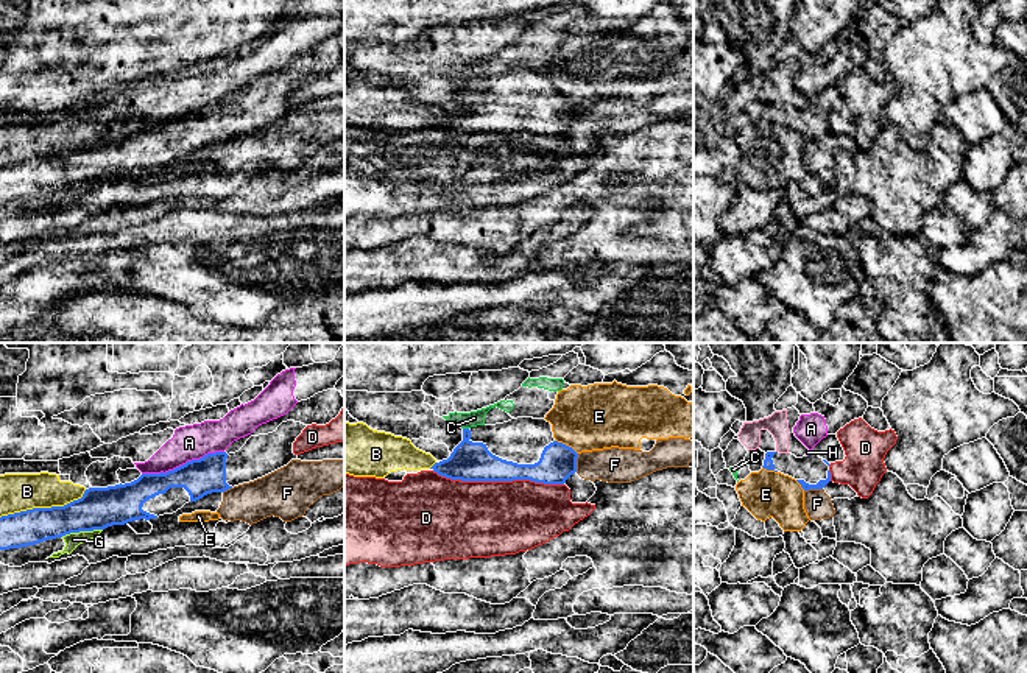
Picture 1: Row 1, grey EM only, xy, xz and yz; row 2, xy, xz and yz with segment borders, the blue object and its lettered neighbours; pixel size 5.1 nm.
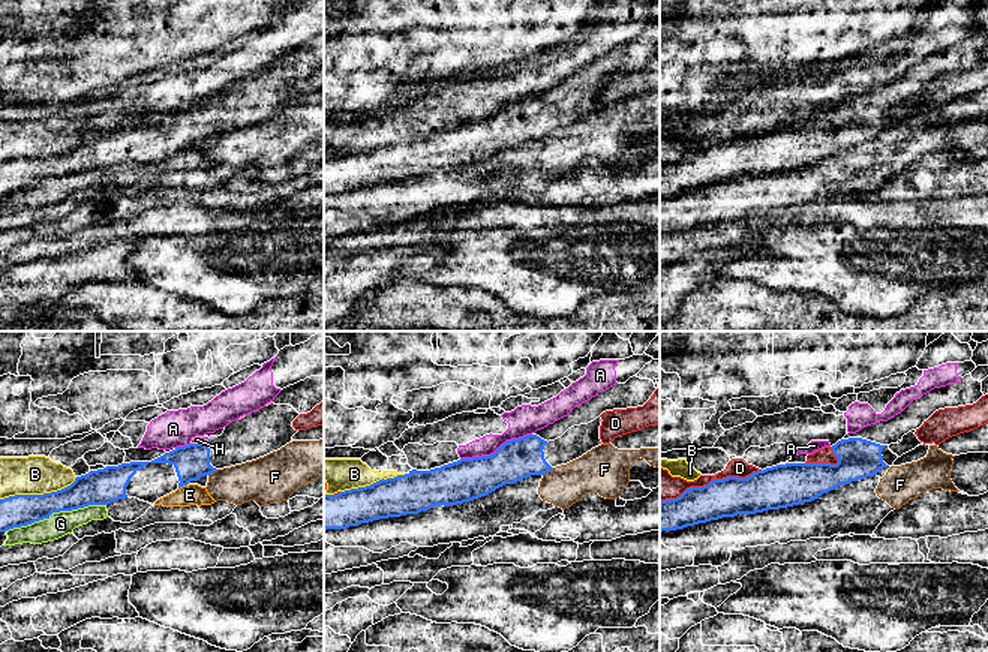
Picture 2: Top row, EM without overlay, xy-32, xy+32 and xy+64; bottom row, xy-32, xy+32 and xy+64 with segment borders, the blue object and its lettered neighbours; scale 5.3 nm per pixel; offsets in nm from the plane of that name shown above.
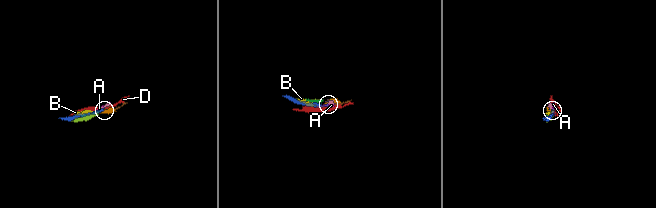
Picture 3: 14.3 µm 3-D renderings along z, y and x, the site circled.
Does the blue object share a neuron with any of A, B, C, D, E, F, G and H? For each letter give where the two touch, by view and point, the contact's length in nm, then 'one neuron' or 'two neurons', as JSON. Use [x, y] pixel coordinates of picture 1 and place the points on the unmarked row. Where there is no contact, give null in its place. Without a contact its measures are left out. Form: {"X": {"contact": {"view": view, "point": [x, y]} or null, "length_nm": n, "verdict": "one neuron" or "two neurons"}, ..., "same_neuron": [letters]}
{"A": {"contact": {"view": "xy", "point": [183, 116]}, "length_nm": 440, "verdict": "two neurons"}, "B": {"contact": {"view": "xy", "point": [44, 159]}, "length_nm": 480, "verdict": "two neurons"}, "C": {"contact": {"view": "xz", "point": [466, 80]}, "length_nm": 30, "verdict": "two neurons"}, "D": {"contact": {"view": "xz", "point": [497, 131]}, "length_nm": 700, "verdict": "two neurons"}, "E": {"contact": {"view": "xz", "point": [564, 95]}, "length_nm": 140, "verdict": "two neurons"}, "F": {"contact": {"view": "xz", "point": [575, 114]}, "length_nm": 100, "verdict": "two neurons"}, "G": {"contact": {"view": "xy", "point": [81, 181]}, "length_nm": 220, "verdict": "two neurons"}, "H": {"contact": null, "verdict": "two neurons"}, "same_neuron": []}

